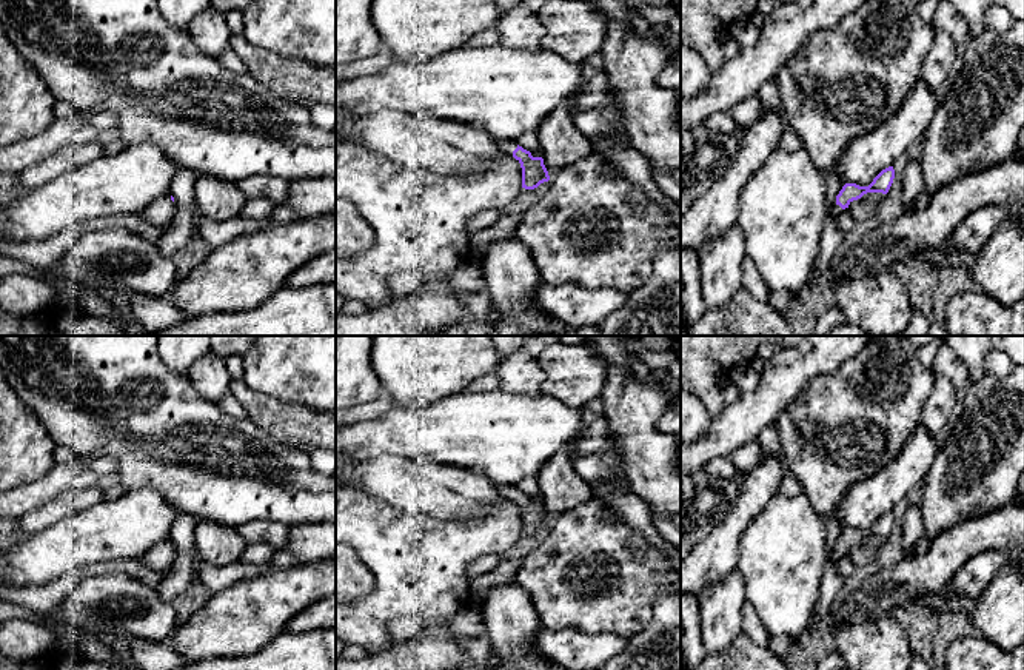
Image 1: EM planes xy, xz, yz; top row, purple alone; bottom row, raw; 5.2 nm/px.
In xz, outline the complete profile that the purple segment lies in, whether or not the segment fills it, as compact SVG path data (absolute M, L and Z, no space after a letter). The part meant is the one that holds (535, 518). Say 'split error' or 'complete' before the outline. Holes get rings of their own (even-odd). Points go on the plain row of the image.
split error; M497 484L497 488L505 499L513 501L520 508L522 533L534 534L550 525L542 502L533 502L531 497L519 491L516 485Z

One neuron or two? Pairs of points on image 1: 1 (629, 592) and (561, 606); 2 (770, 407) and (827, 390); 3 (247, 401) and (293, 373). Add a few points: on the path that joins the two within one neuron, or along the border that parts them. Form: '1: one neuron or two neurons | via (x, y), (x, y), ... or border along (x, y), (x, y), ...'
1: one neuron | via (612, 596), (578, 604)
2: two neurons | border along (816, 376), (787, 404), (775, 422)
3: two neurons | border along (242, 379), (256, 390), (296, 405)

